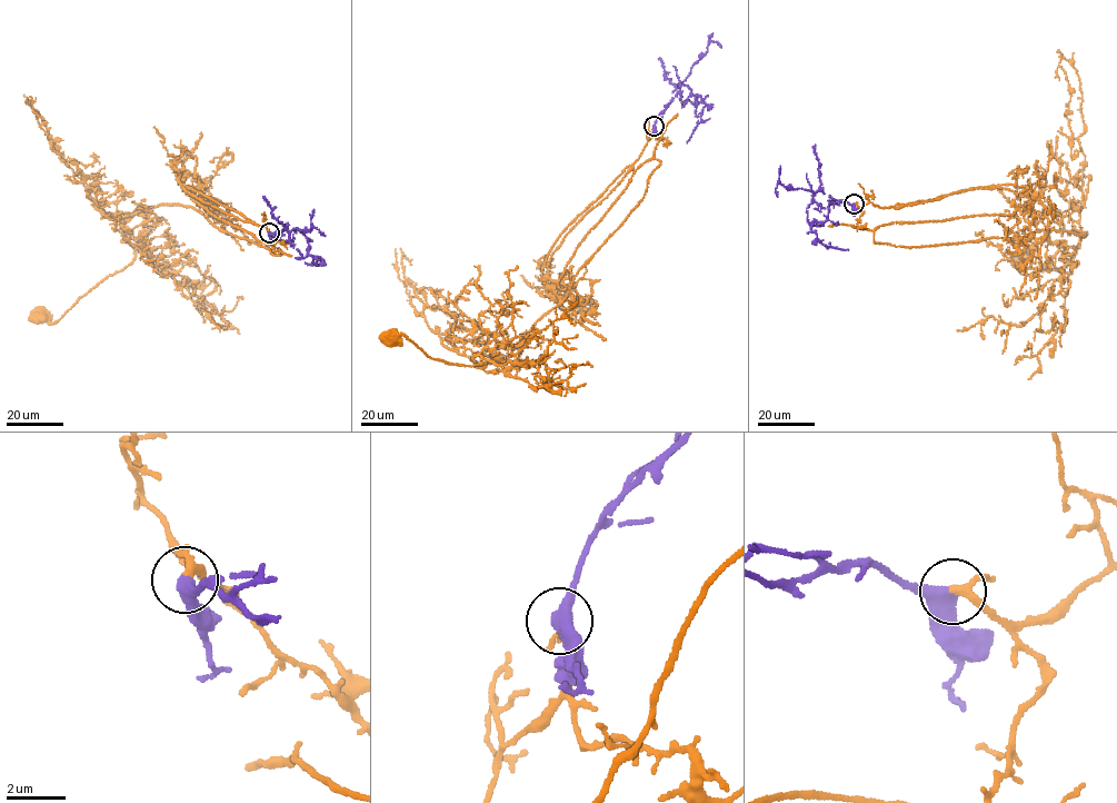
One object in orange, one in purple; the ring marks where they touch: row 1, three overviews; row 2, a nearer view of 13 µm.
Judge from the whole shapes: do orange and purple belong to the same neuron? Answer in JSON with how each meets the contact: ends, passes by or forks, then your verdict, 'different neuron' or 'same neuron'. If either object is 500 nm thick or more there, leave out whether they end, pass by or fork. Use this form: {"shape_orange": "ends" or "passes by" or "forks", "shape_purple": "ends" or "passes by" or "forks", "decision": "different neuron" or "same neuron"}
{"shape_orange": "passes by", "shape_purple": "passes by", "decision": "same neuron"}

